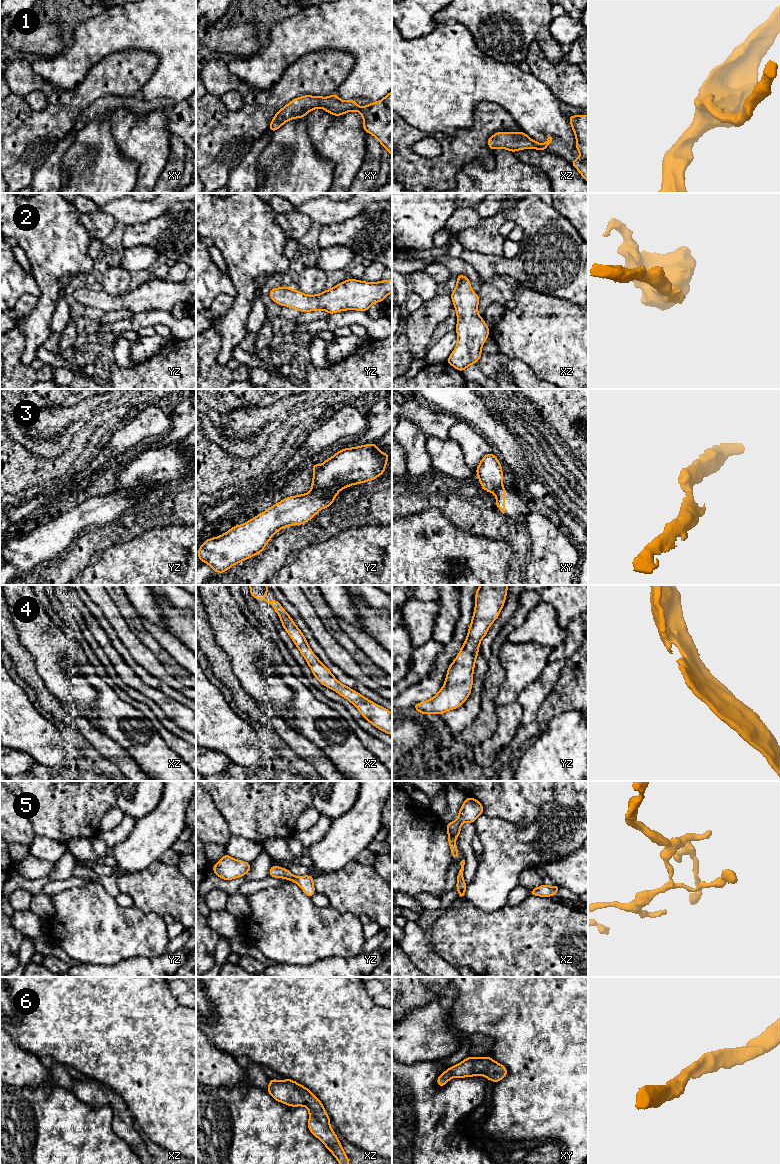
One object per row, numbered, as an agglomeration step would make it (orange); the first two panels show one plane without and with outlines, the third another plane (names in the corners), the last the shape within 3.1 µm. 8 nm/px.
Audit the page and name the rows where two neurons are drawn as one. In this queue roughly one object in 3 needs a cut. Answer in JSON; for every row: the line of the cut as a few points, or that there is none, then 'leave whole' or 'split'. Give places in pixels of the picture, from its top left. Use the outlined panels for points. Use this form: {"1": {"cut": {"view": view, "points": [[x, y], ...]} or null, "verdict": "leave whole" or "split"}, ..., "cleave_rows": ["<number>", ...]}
{"1": {"cut": null, "verdict": "leave whole"}, "2": {"cut": null, "verdict": "leave whole"}, "3": {"cut": {"view": "yz", "points": [[341, 488], [326, 487], [311, 491]]}, "verdict": "split"}, "4": {"cut": null, "verdict": "leave whole"}, "5": {"cut": null, "verdict": "leave whole"}, "6": {"cut": null, "verdict": "leave whole"}, "cleave_rows": ["3"]}

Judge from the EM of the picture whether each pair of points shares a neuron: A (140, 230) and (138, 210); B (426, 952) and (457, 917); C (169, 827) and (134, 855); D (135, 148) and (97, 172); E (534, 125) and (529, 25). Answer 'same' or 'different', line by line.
A: different
B: different
C: same
D: different
E: different

